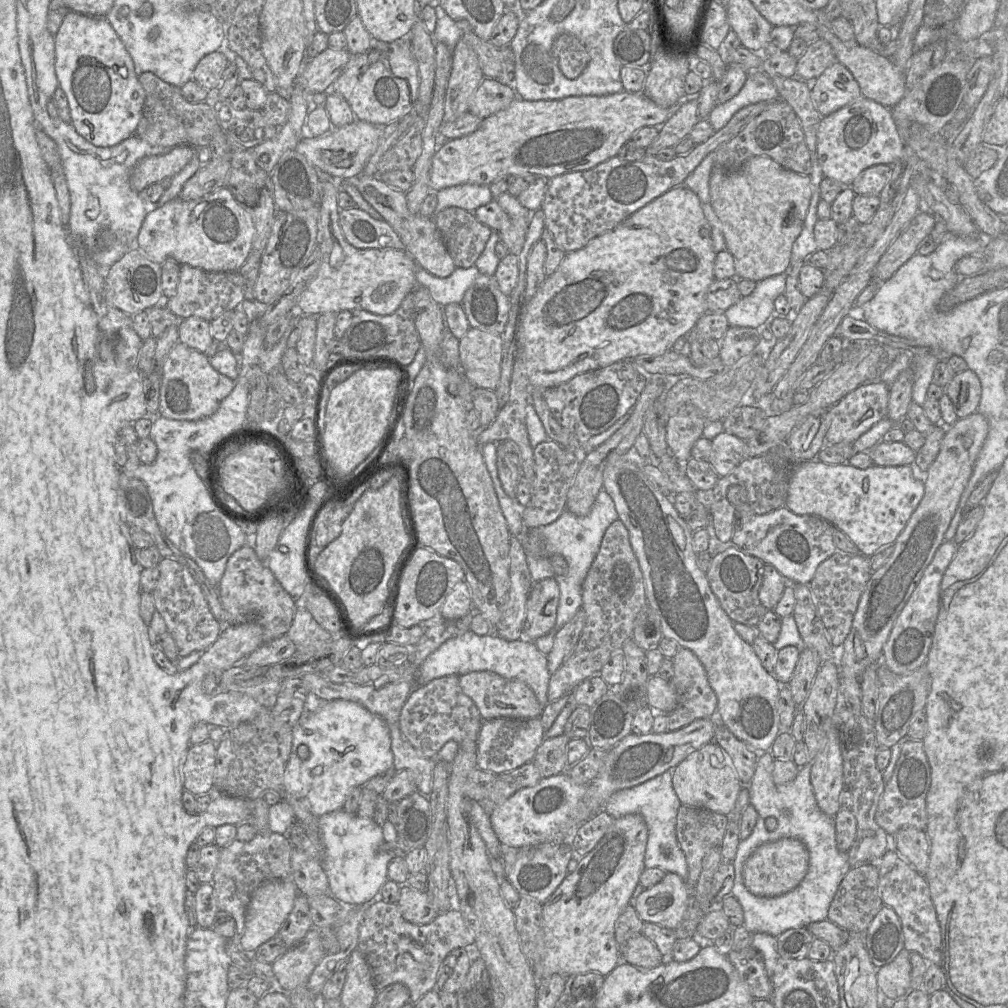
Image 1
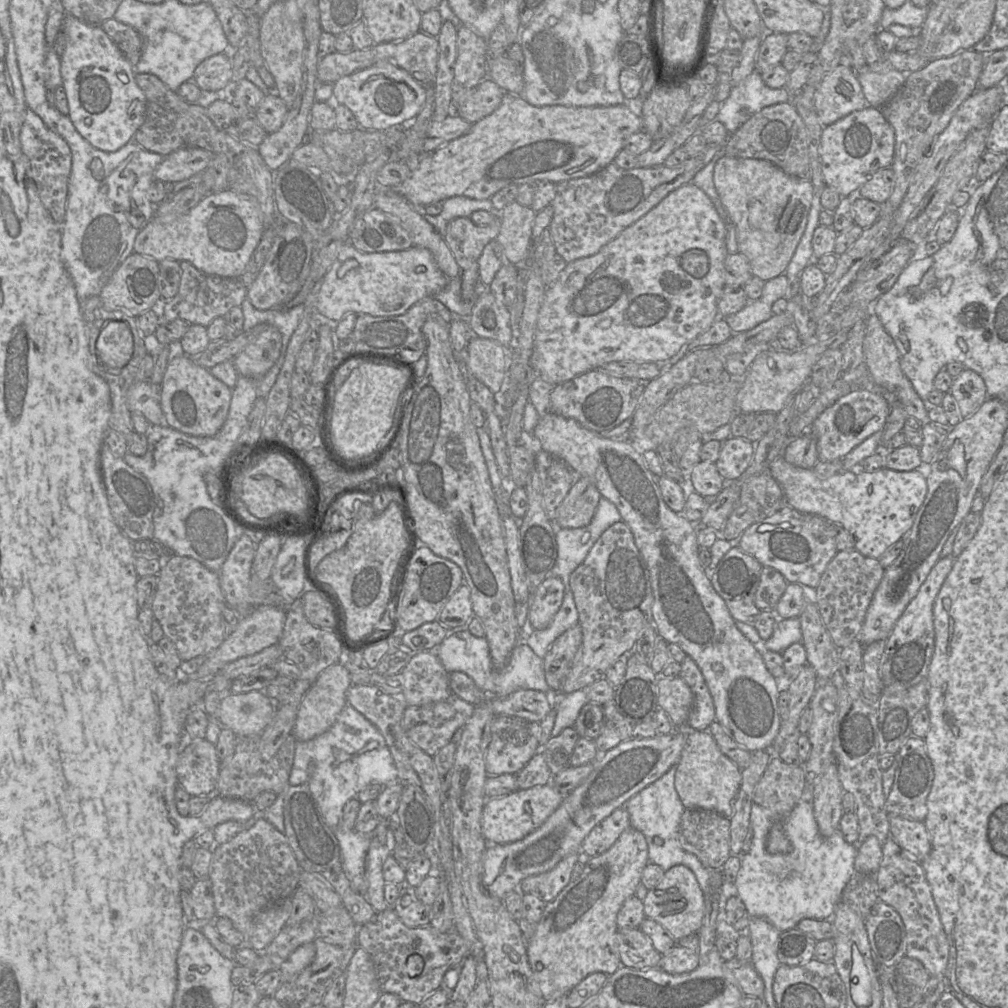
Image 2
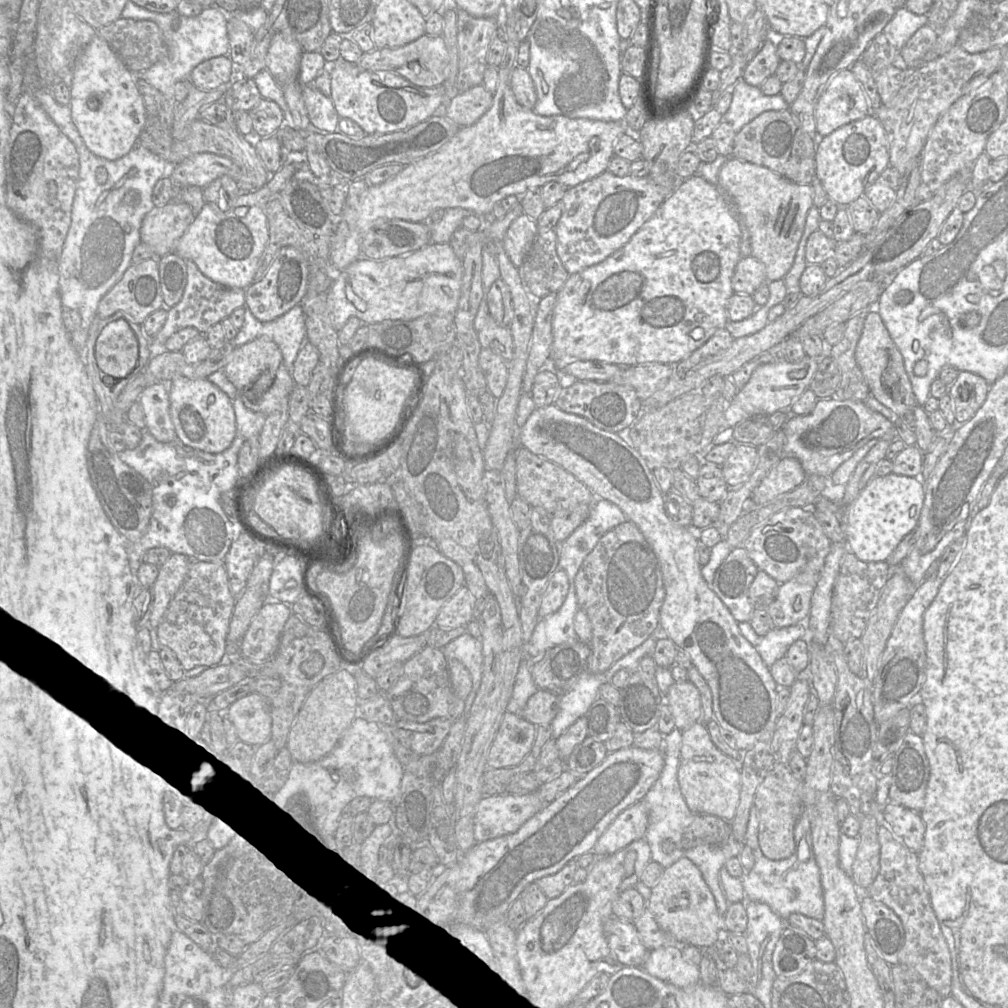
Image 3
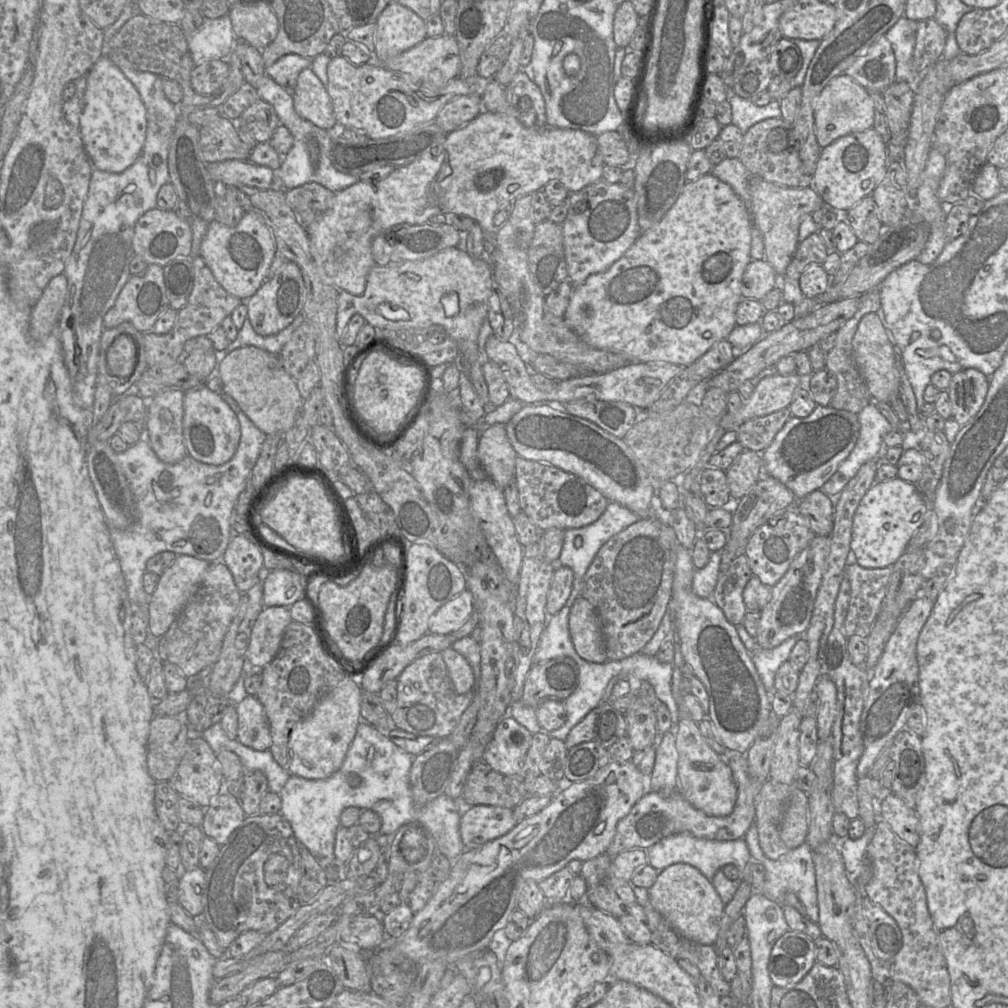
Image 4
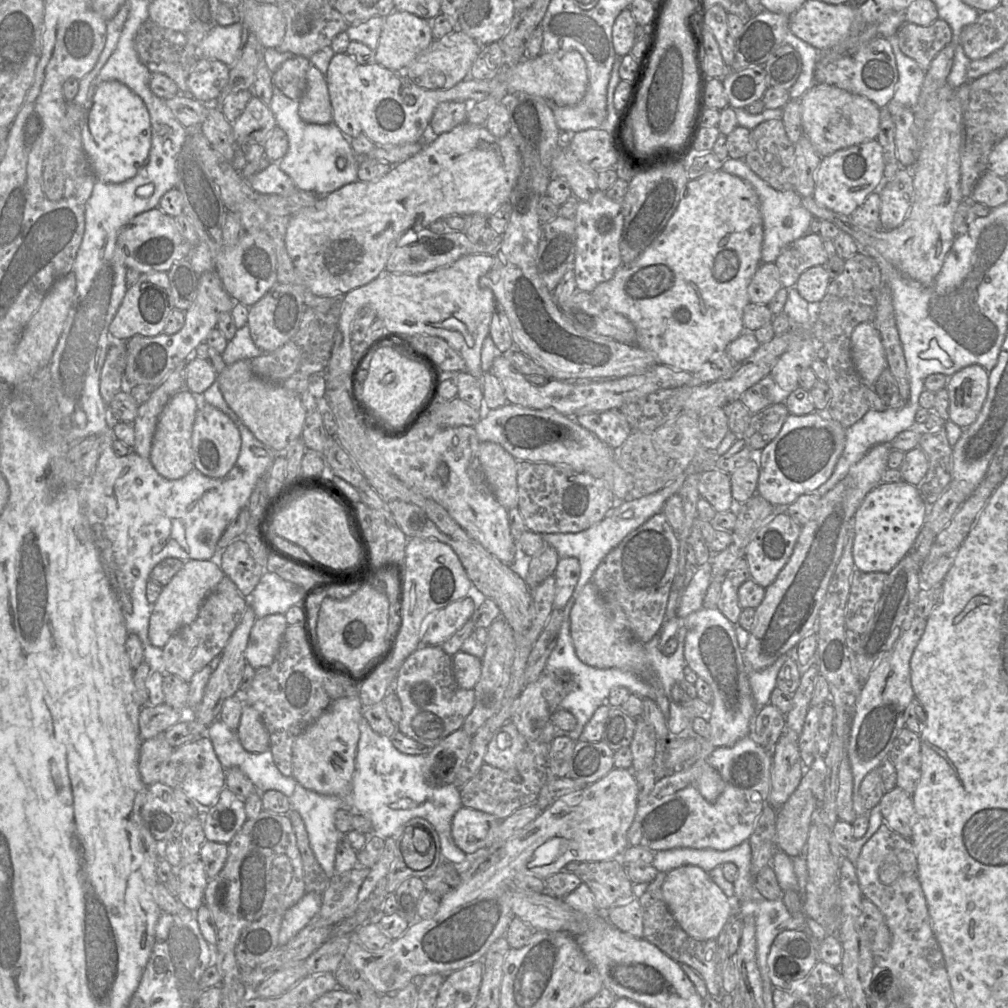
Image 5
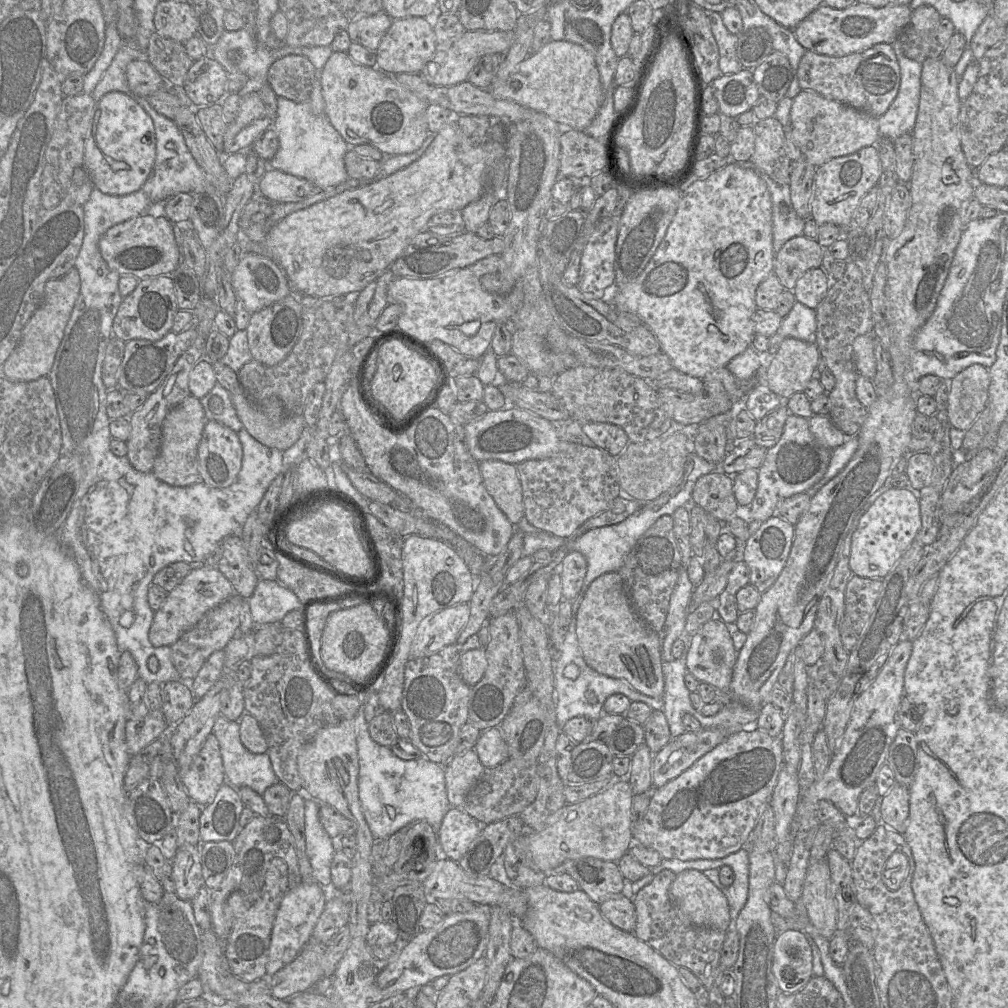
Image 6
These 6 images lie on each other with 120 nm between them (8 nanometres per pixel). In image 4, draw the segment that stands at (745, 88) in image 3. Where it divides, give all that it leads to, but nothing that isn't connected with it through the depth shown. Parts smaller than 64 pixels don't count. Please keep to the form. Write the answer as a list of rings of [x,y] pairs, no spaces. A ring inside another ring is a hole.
[[[728,88],[728,100],[732,108],[732,124],[743,133],[754,124],[767,118],[780,118],[780,100],[771,100],[766,106],[757,106],[751,100],[744,99]]]

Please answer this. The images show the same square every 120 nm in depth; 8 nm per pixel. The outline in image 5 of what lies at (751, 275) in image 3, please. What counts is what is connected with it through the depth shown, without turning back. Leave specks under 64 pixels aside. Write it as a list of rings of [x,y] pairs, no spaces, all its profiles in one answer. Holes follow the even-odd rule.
[[[761,263],[748,286],[750,302],[767,305],[781,288],[775,263]]]

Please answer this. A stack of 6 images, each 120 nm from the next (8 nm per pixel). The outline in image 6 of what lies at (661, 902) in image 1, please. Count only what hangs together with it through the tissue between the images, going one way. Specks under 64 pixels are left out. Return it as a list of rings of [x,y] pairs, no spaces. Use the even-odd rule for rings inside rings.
[[[694,869],[680,872],[672,882],[669,894],[692,925],[728,930],[730,911],[727,898],[703,872]]]

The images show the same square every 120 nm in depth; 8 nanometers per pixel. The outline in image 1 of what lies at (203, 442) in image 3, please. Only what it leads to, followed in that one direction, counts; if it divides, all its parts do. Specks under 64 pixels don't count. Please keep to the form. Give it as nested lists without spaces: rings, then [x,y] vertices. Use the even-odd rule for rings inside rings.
[[[179,341],[172,348],[164,363],[158,415],[168,419],[187,421],[207,418],[217,411],[222,400],[232,392],[234,386],[235,380],[216,371],[205,353],[192,349]]]

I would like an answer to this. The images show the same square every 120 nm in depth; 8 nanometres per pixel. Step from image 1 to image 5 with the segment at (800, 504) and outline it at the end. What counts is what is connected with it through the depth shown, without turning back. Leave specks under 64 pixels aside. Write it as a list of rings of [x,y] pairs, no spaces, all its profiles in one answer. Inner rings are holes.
[[[906,481],[879,483],[864,498],[854,516],[855,539],[853,560],[863,572],[889,573],[910,551],[920,530],[925,525],[929,505],[925,503],[917,486]]]

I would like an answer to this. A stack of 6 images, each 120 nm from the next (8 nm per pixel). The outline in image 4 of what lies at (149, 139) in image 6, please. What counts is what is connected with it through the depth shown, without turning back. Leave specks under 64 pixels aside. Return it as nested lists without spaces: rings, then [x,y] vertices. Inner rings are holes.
[[[102,55],[87,74],[79,130],[93,167],[105,172],[123,172],[143,150],[147,131],[146,107],[132,82],[106,55]]]

